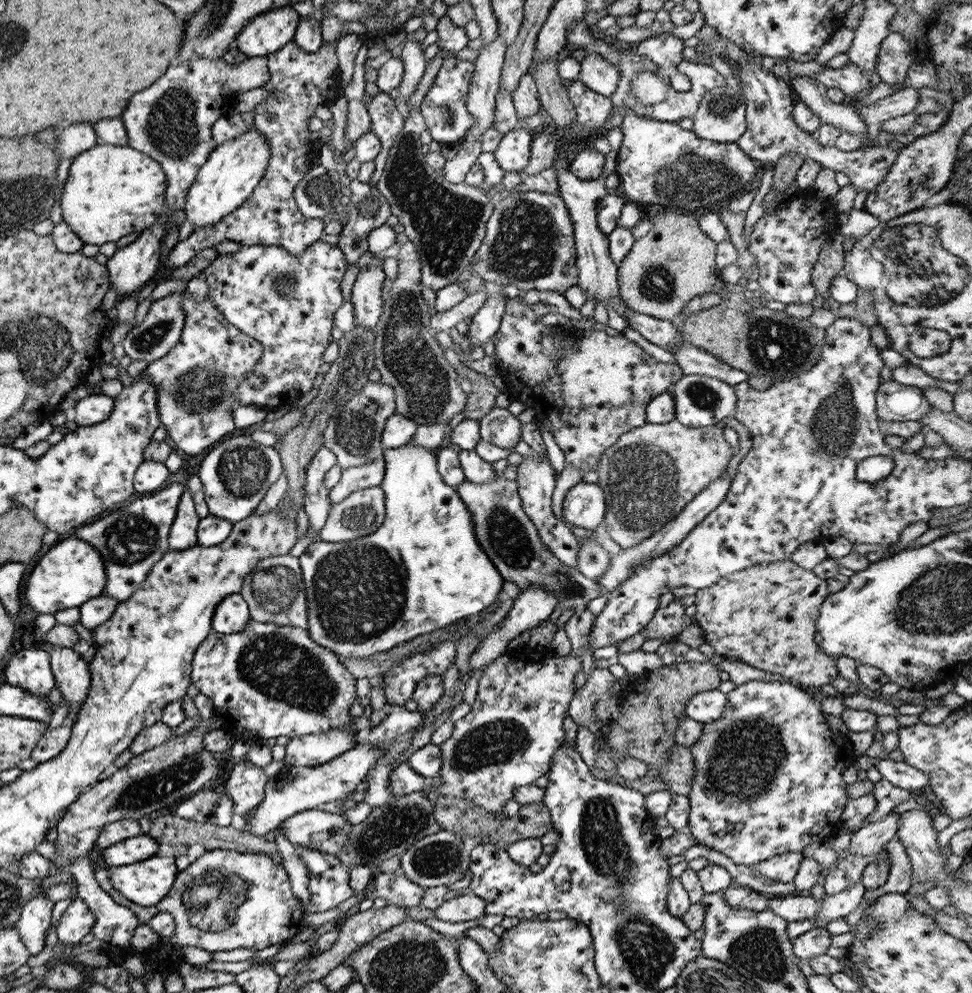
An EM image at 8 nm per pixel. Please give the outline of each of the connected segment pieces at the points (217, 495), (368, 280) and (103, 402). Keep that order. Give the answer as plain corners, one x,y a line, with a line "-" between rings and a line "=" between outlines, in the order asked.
239,435
214,444
200,462
196,475
202,484
209,515
234,523
254,512
281,471
282,464
273,447
259,445
249,436
=
369,264
367,268
359,268
355,282
350,288
350,301
353,307
354,320
357,326
361,326
368,331
373,331
381,316
382,304
381,288
387,283
386,276
381,268
377,268
375,264
=
103,393
88,394
75,403
69,418
75,421
77,426
90,428
94,424
103,422
111,415
113,399

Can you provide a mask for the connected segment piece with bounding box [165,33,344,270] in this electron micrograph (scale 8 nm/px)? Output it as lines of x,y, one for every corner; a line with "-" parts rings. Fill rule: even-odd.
343,33
332,42
322,41
319,48
314,53
308,53
301,50
293,40
287,42
285,46
275,50
265,57
266,79
262,87
269,91
269,96
265,102
256,104
252,109
253,120
252,127
263,136
269,148
269,161
263,177
255,186
252,194
239,206
234,212
227,214
223,219
207,225
206,227
195,227
185,240
177,241
166,254
165,267
168,270
176,269
185,265
191,260
197,252
203,248
211,248
221,240
233,240
239,244
263,244
267,246
277,245
284,248
291,256
299,256
311,244
318,240
323,224
319,219
307,219
299,213
295,201
293,201
293,187
295,187
305,175
305,165
316,160
315,142
309,140
309,128
307,128
307,119
314,116
314,110
318,106
328,106
334,102
340,88
339,72
336,66
335,46
344,36

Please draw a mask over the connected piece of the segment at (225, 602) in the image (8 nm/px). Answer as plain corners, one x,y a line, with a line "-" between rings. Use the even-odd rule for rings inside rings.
233,593
217,603
210,626
215,633
229,635
241,632
249,620
246,602
239,593

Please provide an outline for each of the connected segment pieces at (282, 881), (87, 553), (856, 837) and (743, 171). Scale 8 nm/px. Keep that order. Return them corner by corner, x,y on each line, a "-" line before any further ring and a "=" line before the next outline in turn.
212,849
205,851
184,870
175,875
171,889
159,900
157,904
142,907
129,902
121,894
113,890
110,885
107,871
95,872
97,885
113,901
128,908
137,918
139,924
144,924
159,912
166,912
173,918
174,931
171,942
167,943
167,958
170,961
180,961
183,947
197,947
209,953
219,950
235,950
235,948
249,948
249,950
263,950
273,944
285,945
297,936
306,923
303,920
303,906
293,897
287,873
281,865
275,864
266,853
238,852
225,849
=
71,535
62,537
28,569
21,596
38,614
54,614
68,608
79,608
90,598
99,596
105,586
106,574
99,553
89,543
=
889,812
877,821
854,831
849,839
848,855
858,854
865,857
880,852
880,849
894,836
900,814
=
627,111
622,118
619,130
623,133
621,146
617,150
615,173
620,178
618,194
626,201
633,202
643,209
662,209
690,213
695,220
711,212
720,215
727,208
729,200
748,190
755,174
755,161
749,159
735,143
710,142
695,136
692,131
681,130
676,122
658,121
640,117

